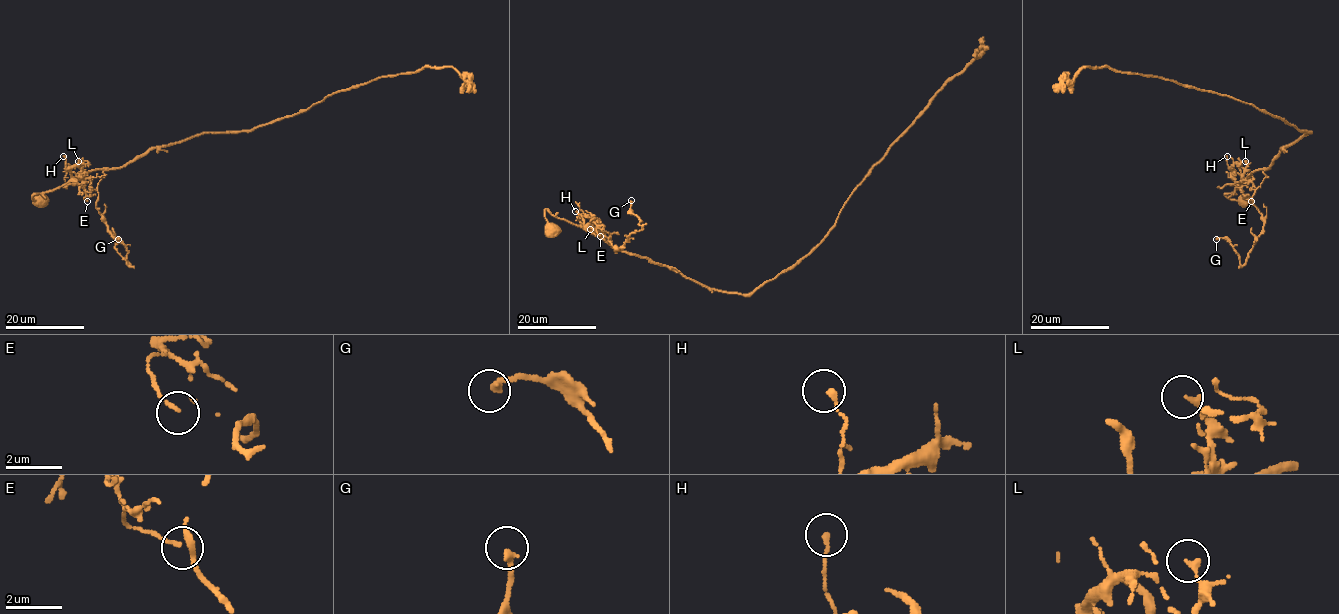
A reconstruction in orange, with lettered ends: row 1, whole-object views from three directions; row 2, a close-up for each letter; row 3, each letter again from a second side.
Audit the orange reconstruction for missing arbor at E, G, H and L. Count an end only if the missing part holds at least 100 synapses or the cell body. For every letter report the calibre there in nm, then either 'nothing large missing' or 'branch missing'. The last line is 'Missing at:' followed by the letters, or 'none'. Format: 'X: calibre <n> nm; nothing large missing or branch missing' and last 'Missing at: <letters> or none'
E: calibre 110 nm; nothing large missing
G: calibre 220 nm; nothing large missing
H: calibre 180 nm; nothing large missing
L: calibre 220 nm; nothing large missing
Missing at: none

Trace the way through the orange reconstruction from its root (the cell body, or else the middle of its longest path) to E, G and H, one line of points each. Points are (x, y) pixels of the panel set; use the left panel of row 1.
E: (39, 199), (33, 200), (32, 195), (75, 181), (83, 187), (84, 198), (87, 201)
G: (39, 199), (32, 195), (87, 178), (98, 193), (95, 207), (129, 266), (128, 251), (118, 239)
H: (39, 199), (33, 200), (32, 195), (51, 191), (71, 179), (63, 156)

